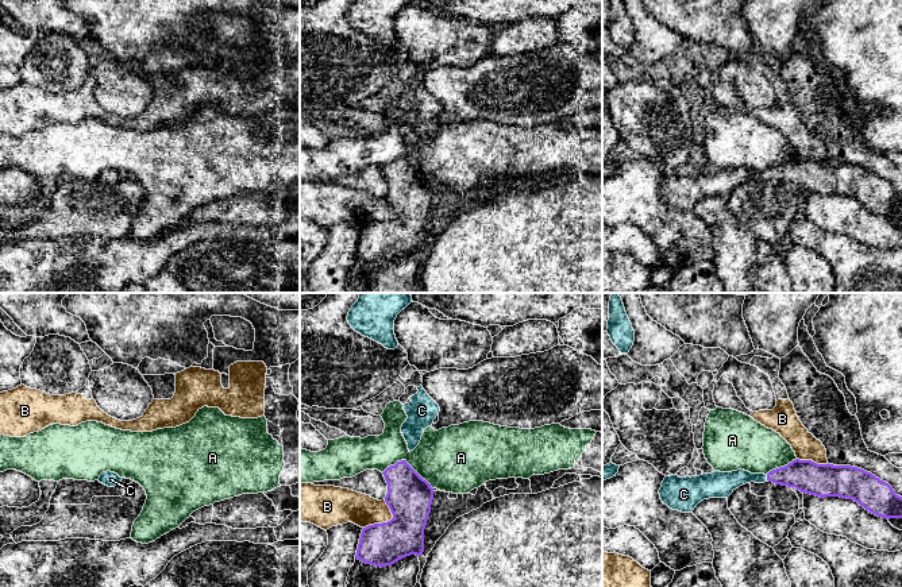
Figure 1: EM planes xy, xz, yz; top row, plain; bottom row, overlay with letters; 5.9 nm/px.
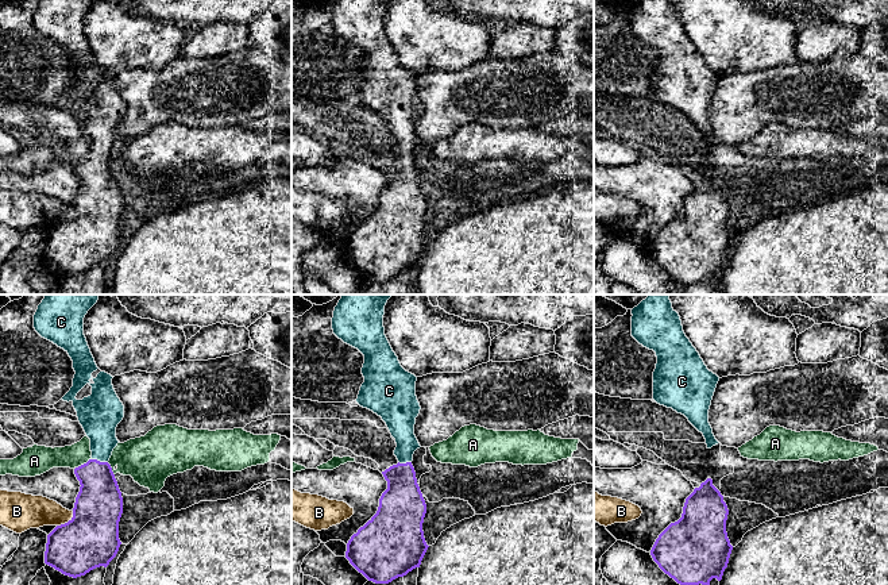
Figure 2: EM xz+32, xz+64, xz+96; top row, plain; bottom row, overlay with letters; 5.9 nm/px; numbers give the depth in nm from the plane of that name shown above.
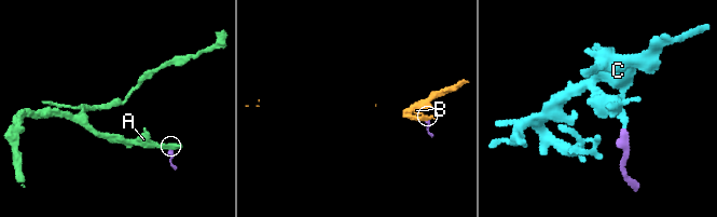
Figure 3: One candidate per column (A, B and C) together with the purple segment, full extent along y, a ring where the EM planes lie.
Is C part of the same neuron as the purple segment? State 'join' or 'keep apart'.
join

